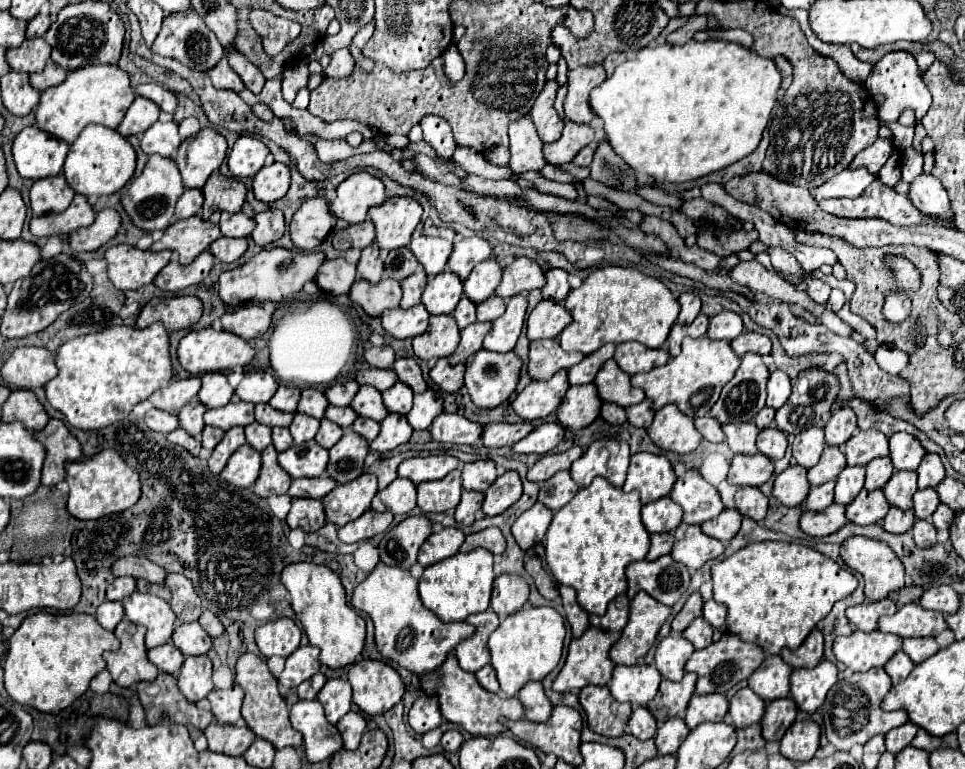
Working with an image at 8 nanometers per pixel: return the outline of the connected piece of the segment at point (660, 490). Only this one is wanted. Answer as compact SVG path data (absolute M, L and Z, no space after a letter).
M639 452L631 456L631 464L627 470L627 480L623 484L623 492L639 492L641 502L653 502L671 492L675 484L675 472L665 456Z

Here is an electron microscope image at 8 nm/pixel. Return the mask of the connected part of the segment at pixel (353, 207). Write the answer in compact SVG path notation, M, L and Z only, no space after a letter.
M361 170L337 186L337 198L331 202L331 212L349 224L359 224L367 218L371 206L379 206L385 200L383 180Z

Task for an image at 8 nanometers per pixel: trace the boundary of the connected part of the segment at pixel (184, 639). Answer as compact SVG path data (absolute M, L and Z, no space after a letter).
M199 622L181 624L181 626L173 632L173 642L175 642L175 646L177 646L185 656L207 654L207 652L211 650L211 638L209 638L209 634L201 628Z

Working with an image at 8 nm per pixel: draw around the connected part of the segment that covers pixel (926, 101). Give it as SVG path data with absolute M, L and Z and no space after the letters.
M889 52L873 66L871 74L865 82L869 94L871 96L881 94L885 98L885 102L879 106L879 112L877 112L879 120L883 120L883 122L897 120L901 116L901 112L907 110L907 108L911 108L915 112L917 120L921 120L925 116L925 112L931 106L931 94L921 80L921 72L919 72L919 66L917 66L917 60L915 60L913 54L909 54L909 52Z

